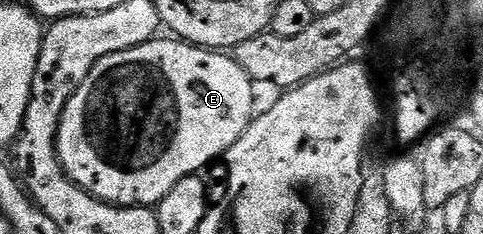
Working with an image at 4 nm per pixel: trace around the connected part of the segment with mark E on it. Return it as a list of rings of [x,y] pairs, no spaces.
[[[156,37],[154,42],[146,42],[137,48],[129,48],[125,52],[113,52],[113,56],[105,56],[105,60],[97,60],[85,76],[85,84],[77,88],[77,92],[69,100],[65,112],[61,116],[59,134],[55,137],[55,147],[59,153],[59,162],[64,172],[85,192],[103,202],[112,202],[115,206],[150,206],[158,207],[159,202],[177,184],[177,180],[185,180],[190,174],[199,174],[214,158],[222,159],[228,148],[237,144],[237,140],[247,131],[252,118],[256,117],[253,104],[253,82],[251,77],[237,64],[230,53],[218,50],[204,50],[202,46],[192,46],[189,42],[176,40],[174,37]]]

